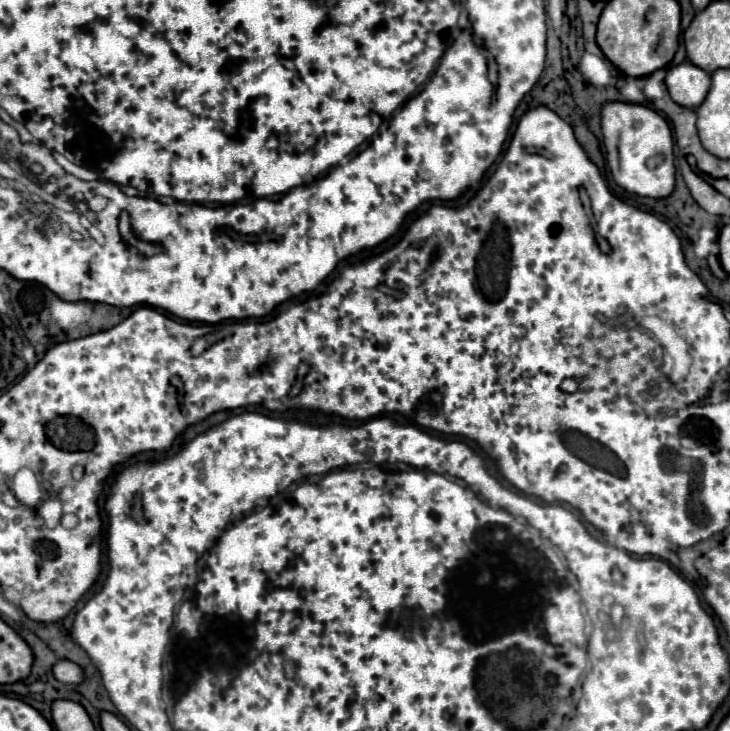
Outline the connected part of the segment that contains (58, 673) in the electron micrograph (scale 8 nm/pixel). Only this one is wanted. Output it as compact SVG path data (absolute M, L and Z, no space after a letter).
M67 659L55 663L53 675L57 681L67 683L67 685L81 685L83 683L83 669L77 663L67 661Z

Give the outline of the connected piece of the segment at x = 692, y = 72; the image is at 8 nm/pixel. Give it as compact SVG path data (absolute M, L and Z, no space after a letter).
M683 61L681 65L673 65L667 69L665 85L675 103L687 109L697 109L711 87L711 77L701 67Z

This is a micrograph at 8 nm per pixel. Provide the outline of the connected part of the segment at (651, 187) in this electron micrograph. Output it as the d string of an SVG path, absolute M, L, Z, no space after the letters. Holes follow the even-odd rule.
M609 101L601 109L601 129L607 149L607 163L619 187L643 197L667 197L675 187L673 135L667 121L651 107L623 101ZM663 153L665 161L649 169L647 161Z

